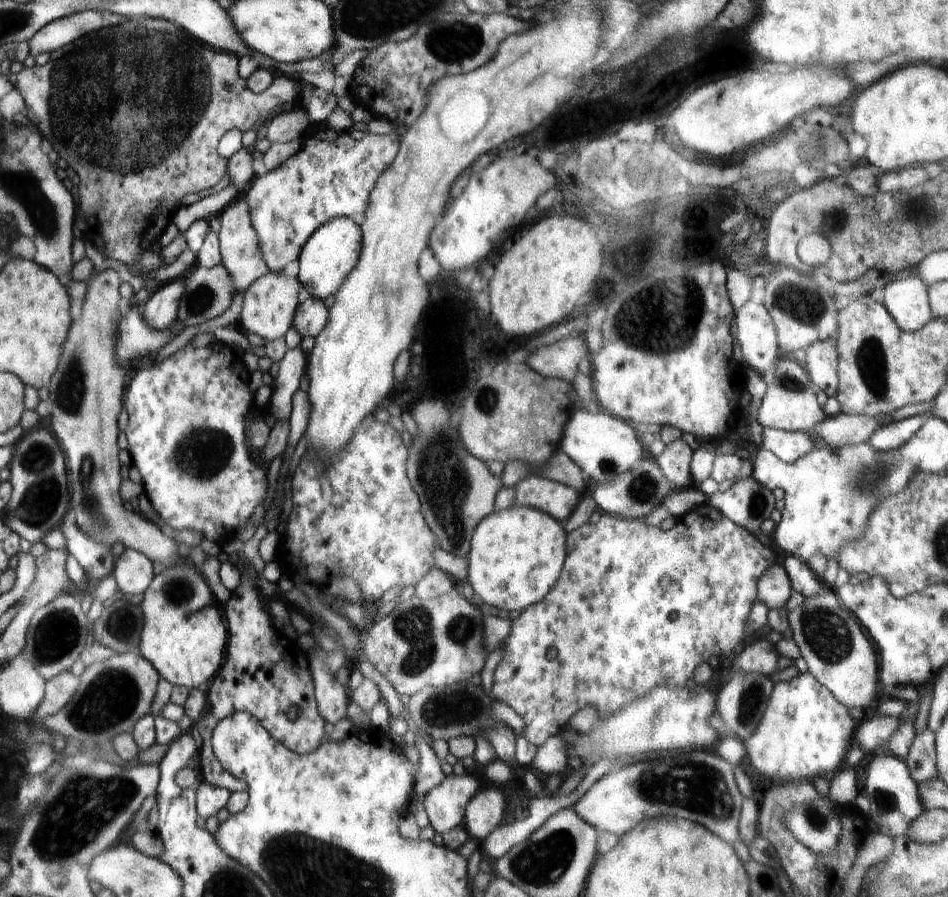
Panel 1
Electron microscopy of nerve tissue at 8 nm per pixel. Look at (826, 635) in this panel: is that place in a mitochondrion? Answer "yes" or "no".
yes

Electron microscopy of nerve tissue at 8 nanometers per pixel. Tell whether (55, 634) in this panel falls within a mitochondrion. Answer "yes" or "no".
yes

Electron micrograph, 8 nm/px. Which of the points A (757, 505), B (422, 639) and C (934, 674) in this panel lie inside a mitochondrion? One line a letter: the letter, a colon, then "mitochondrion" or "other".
A: mitochondrion
B: mitochondrion
C: other

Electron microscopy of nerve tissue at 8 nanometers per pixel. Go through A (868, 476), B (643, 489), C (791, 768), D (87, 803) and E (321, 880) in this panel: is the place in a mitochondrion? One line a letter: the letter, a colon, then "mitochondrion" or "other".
A: mitochondrion
B: mitochondrion
C: other
D: mitochondrion
E: mitochondrion

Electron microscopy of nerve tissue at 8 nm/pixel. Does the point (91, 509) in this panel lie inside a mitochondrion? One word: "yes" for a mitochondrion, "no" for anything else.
yes

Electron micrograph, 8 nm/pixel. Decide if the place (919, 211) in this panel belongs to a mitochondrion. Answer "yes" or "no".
yes

